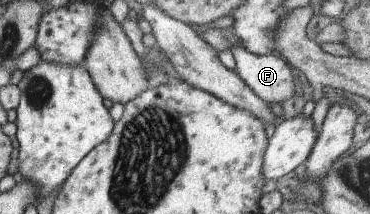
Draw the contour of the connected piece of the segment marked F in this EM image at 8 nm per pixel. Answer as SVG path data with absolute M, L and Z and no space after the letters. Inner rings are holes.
M233 46L230 52L236 64L235 75L257 98L281 105L293 95L291 71L281 57L252 54L242 46Z

